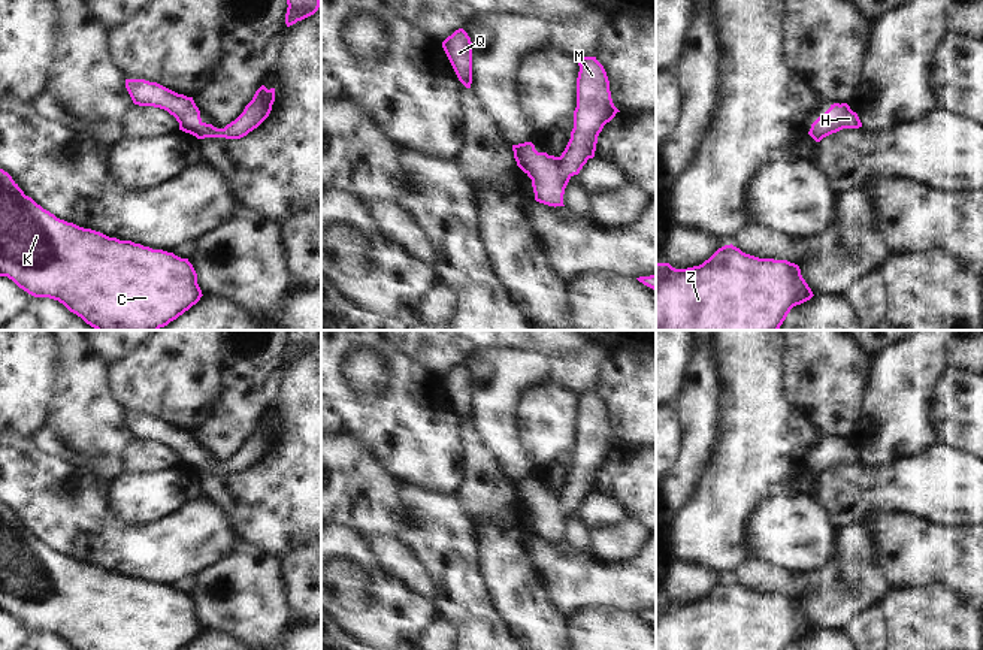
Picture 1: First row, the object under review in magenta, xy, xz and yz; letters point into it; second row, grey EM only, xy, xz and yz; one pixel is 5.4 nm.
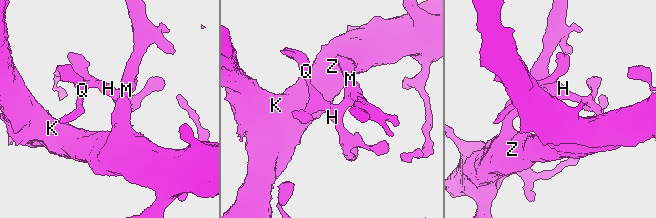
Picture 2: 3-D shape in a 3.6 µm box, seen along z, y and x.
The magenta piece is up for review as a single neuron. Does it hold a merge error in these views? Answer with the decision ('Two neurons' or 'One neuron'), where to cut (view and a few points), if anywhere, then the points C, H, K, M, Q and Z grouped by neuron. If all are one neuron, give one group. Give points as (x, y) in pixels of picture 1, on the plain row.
One neuron. No split. Groups: C H K M Q Z

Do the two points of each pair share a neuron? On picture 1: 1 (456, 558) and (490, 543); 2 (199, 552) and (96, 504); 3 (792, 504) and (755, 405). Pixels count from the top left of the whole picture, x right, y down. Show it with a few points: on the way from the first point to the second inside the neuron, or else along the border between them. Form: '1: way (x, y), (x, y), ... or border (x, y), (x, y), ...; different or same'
1: border (472, 523), (478, 547), (478, 562), (486, 582); different
2: way (171, 550), (133, 550), (115, 532); same
3: border (792, 487), (783, 492), (773, 492), (756, 508); different

